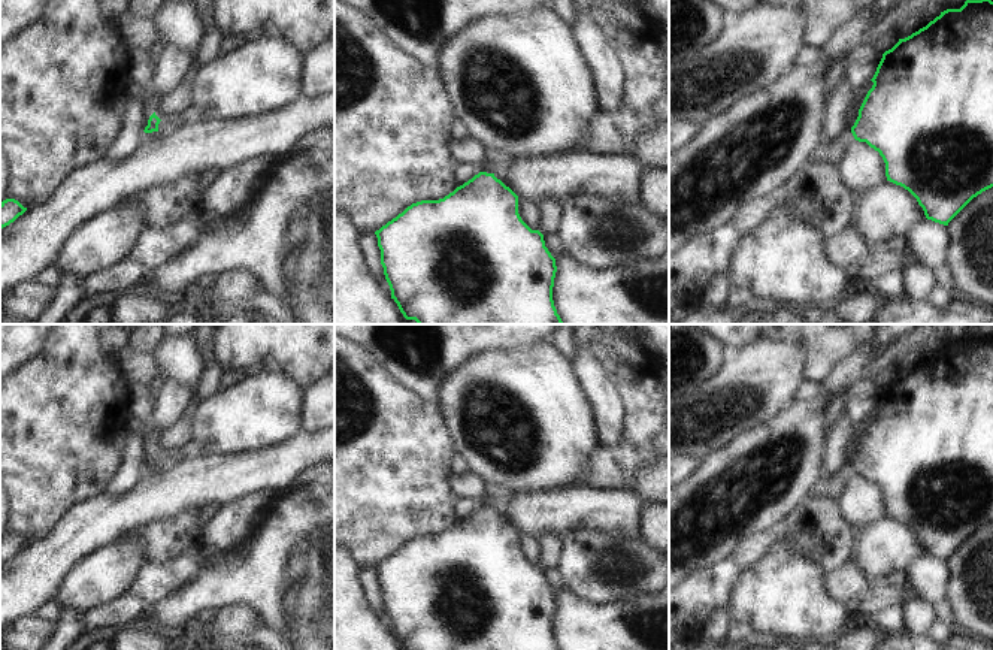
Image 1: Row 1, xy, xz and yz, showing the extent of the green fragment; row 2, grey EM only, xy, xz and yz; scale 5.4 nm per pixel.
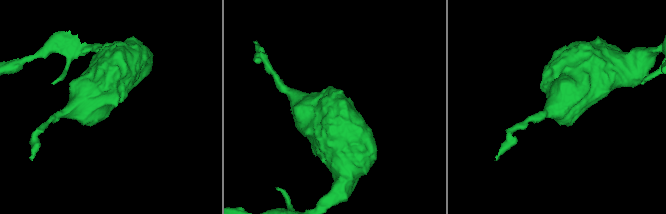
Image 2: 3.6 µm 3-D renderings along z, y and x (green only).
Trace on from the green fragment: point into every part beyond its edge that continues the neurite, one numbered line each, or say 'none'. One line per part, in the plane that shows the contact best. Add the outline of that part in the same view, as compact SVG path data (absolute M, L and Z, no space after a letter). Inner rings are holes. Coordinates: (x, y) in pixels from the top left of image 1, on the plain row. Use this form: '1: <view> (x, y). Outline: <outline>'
none.

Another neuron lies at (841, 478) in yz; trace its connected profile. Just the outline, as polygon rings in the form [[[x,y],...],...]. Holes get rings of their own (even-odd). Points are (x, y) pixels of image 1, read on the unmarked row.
[[[844,465],[833,475],[832,486],[829,489],[829,495],[832,498],[838,499],[853,475],[854,475],[854,471],[853,471],[851,465]]]

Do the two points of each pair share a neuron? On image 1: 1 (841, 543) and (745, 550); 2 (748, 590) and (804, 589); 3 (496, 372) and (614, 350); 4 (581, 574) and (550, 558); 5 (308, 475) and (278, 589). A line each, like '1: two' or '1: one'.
1: one
2: one
3: two
4: two
5: two

